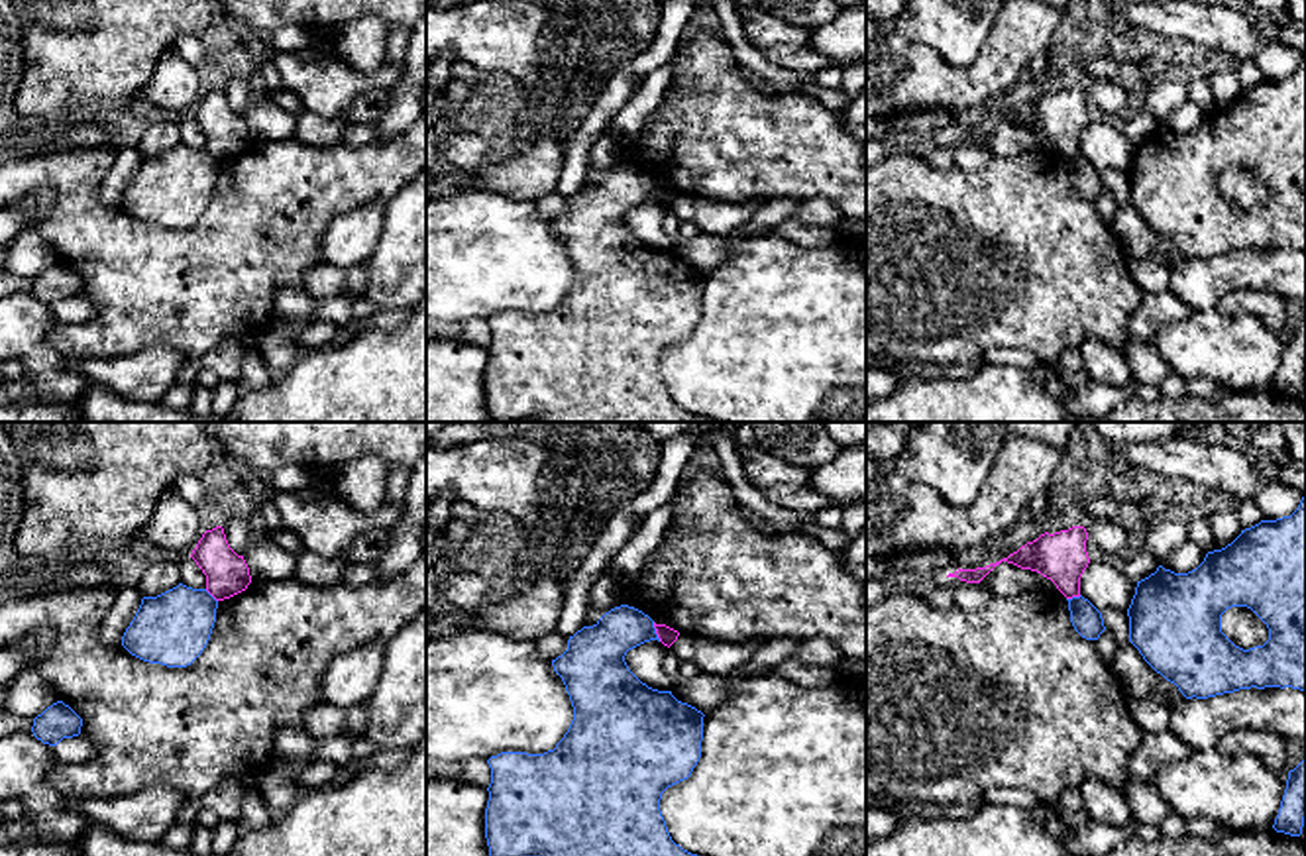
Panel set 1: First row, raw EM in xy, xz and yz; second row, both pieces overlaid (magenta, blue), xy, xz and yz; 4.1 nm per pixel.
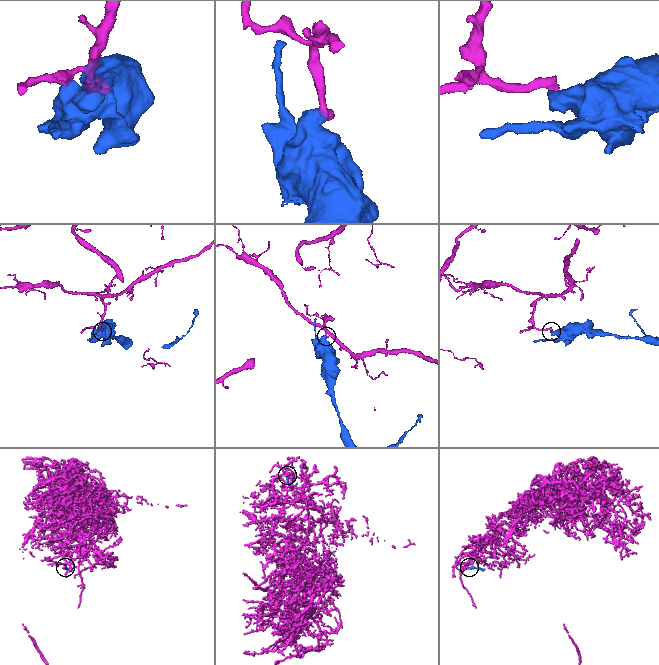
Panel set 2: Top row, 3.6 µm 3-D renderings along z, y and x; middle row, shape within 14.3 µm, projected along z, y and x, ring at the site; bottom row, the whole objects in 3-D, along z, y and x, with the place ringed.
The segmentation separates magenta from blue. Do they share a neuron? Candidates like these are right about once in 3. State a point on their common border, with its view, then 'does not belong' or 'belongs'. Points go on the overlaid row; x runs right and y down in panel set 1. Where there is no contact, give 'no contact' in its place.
xz (656, 633) | does not belong

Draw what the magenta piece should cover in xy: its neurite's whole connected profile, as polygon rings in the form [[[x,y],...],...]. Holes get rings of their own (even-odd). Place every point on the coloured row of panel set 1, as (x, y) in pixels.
[[[222,526],[206,530],[192,550],[190,558],[206,575],[206,591],[224,601],[247,589],[251,583],[249,567],[244,556],[238,556]]]

